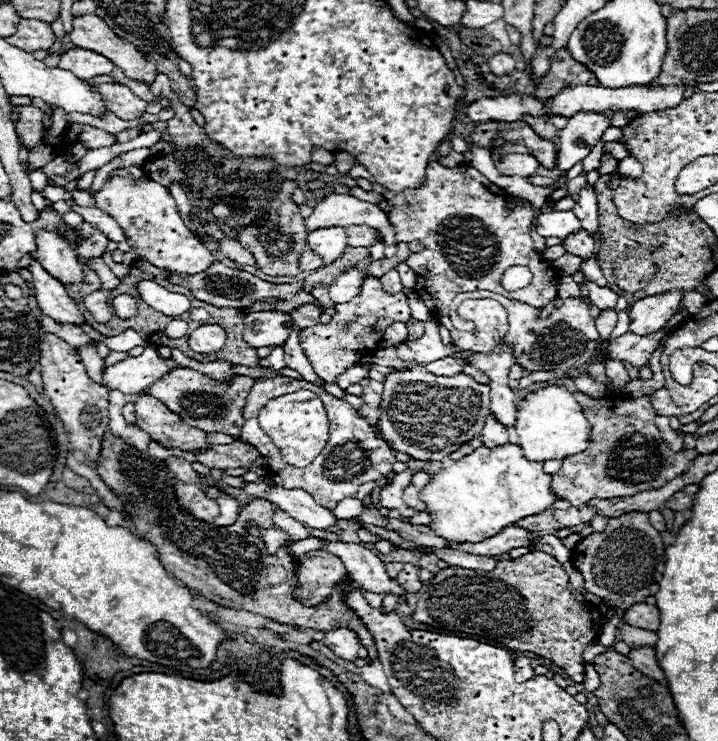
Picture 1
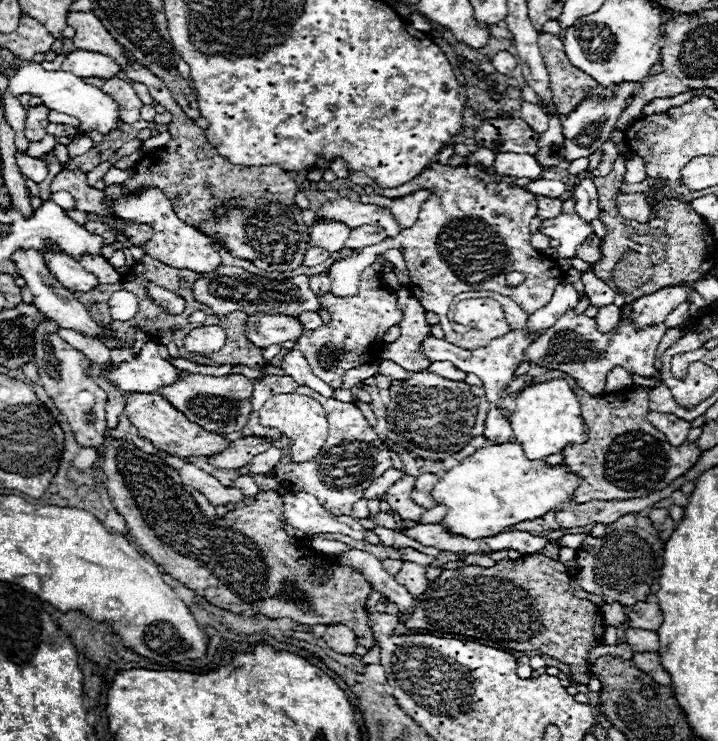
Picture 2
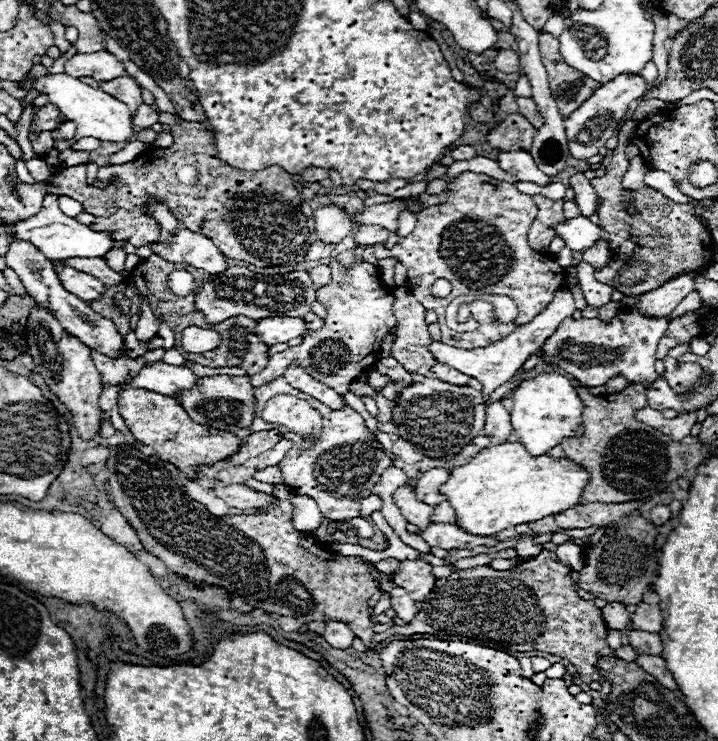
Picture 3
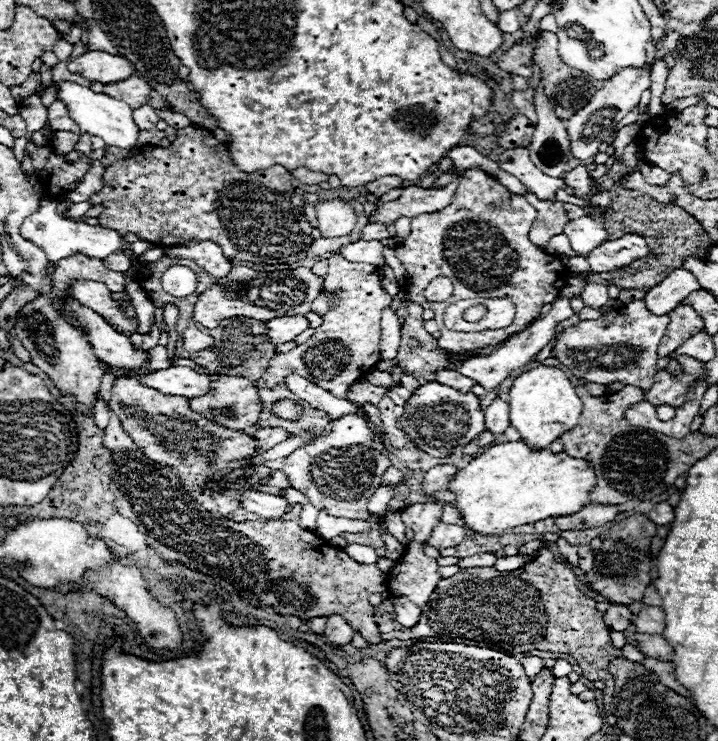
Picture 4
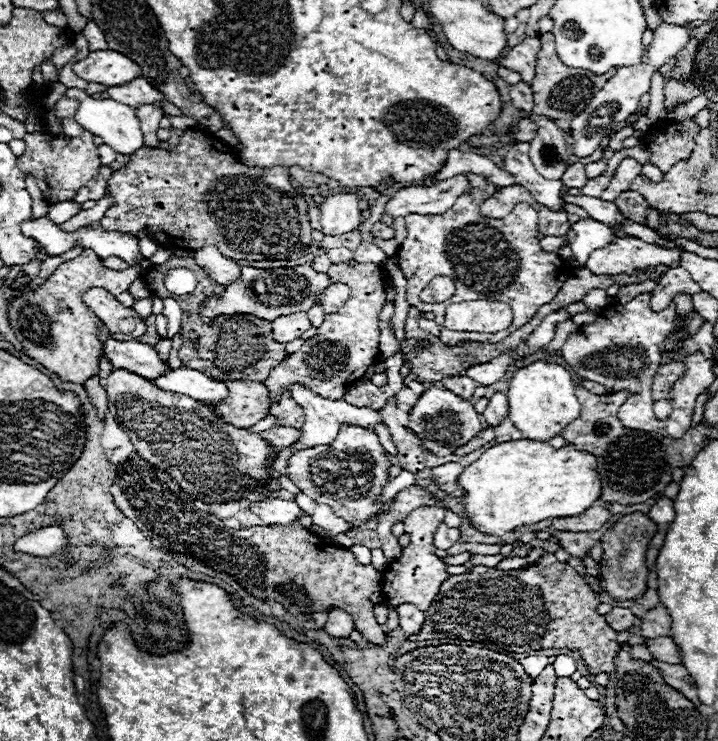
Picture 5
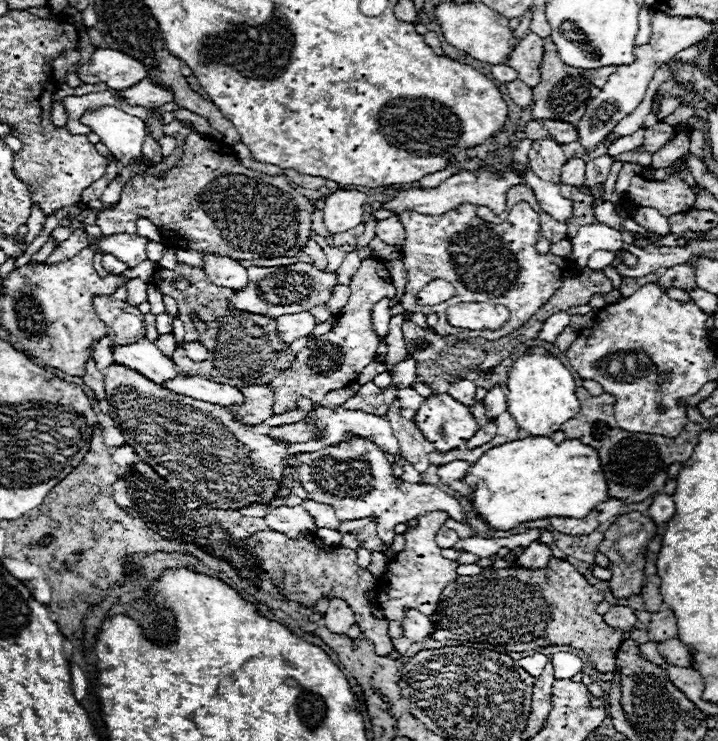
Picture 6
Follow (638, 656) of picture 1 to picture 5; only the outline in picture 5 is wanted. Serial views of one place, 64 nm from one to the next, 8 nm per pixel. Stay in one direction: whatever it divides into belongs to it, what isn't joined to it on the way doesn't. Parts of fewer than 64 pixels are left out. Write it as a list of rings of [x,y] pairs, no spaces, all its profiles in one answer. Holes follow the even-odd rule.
[[[652,660],[650,664],[662,672],[664,682],[668,686],[672,686],[674,690],[680,690],[680,694],[684,694],[690,702],[696,702],[696,708],[702,708],[702,704],[700,704],[700,700],[696,696],[696,690],[690,684],[690,676],[684,670],[684,666],[680,666],[680,664],[666,664],[666,662],[660,662],[660,660]]]

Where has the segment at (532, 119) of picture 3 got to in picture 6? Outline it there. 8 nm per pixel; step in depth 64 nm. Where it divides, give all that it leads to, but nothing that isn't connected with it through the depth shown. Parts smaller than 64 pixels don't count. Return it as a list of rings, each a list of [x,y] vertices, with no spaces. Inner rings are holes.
[[[514,80],[514,82],[508,82],[506,88],[508,88],[508,94],[516,106],[522,106],[522,108],[532,106],[532,88],[530,86],[526,86],[520,80]]]

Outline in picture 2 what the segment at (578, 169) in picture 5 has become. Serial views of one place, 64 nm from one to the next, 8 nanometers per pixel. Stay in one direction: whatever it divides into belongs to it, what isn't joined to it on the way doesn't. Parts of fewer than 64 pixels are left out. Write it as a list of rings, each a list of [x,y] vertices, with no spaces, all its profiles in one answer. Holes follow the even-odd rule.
[[[584,178],[576,184],[574,188],[574,200],[576,200],[576,214],[592,224],[592,220],[598,218],[598,192],[596,192],[596,186],[592,180]]]

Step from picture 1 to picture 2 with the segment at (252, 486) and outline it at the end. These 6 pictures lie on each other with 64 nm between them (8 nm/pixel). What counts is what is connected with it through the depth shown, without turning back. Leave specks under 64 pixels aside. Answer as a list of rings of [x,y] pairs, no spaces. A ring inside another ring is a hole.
[[[282,492],[284,500],[284,516],[286,520],[304,530],[306,534],[318,534],[318,532],[342,532],[356,540],[364,540],[366,528],[360,526],[358,520],[350,516],[336,518],[328,510],[324,510],[318,500],[312,494],[306,492]]]

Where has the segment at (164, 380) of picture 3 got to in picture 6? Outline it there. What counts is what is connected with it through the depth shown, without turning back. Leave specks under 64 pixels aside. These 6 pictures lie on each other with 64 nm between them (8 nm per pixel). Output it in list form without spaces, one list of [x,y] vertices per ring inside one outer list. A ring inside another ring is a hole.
[[[180,374],[180,376],[164,382],[162,386],[176,394],[192,396],[196,400],[212,402],[212,404],[220,404],[220,406],[234,406],[236,402],[244,402],[244,396],[234,386],[212,382],[212,380],[194,376],[194,374]]]

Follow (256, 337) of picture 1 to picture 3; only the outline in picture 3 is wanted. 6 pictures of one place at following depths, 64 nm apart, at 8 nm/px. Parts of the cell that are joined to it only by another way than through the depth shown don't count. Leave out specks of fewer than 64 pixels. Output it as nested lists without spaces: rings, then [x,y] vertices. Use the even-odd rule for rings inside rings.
[[[272,316],[262,318],[256,322],[256,336],[266,346],[288,342],[296,336],[306,334],[306,324],[302,318],[290,318],[290,316]]]

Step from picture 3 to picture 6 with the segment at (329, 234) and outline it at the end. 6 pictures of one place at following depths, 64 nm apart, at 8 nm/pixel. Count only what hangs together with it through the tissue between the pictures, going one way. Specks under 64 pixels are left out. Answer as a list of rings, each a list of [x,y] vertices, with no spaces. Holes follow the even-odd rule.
[[[336,190],[324,202],[324,224],[332,234],[346,232],[364,222],[366,194],[360,190]]]

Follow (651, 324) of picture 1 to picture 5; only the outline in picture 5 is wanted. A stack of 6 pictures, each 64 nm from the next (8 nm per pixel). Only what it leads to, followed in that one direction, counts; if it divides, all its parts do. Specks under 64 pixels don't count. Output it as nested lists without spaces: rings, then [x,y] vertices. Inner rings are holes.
[[[670,268],[656,284],[656,288],[650,292],[650,307],[652,310],[664,310],[668,304],[674,302],[676,294],[696,294],[700,292],[700,286],[692,280],[692,276],[682,268]]]

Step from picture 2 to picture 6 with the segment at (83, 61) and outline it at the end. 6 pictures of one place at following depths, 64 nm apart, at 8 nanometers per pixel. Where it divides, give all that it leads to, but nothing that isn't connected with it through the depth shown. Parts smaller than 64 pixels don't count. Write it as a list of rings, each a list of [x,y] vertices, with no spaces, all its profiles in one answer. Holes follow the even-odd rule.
[[[110,48],[94,50],[90,60],[78,66],[76,74],[86,84],[90,84],[90,74],[92,74],[96,76],[98,82],[104,82],[112,90],[124,90],[146,78],[142,62],[136,62],[136,58]]]

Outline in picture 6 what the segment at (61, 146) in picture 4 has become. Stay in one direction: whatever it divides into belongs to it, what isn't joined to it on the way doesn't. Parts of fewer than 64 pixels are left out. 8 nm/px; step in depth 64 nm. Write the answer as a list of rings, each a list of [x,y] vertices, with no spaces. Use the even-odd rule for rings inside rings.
[[[102,106],[86,110],[80,122],[100,136],[102,144],[110,148],[116,160],[130,164],[142,154],[146,124],[140,118],[126,114],[116,106]]]

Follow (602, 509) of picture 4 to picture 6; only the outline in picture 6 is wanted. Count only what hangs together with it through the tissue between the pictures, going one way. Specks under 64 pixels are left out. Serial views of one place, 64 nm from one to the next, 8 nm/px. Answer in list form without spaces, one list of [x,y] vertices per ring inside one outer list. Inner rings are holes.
[[[592,510],[584,518],[550,518],[550,524],[554,530],[564,534],[590,534],[600,526],[598,510]]]

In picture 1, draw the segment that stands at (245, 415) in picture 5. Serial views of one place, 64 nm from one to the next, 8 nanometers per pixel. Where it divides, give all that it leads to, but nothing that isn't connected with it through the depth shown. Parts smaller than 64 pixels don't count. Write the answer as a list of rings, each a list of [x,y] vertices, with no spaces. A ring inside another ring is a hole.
[[[174,368],[164,378],[156,380],[152,386],[144,388],[142,394],[158,398],[160,402],[164,402],[168,406],[168,410],[172,410],[174,414],[180,414],[180,418],[184,418],[184,422],[188,422],[190,426],[196,426],[204,432],[222,432],[228,436],[240,436],[240,428],[244,424],[242,408],[244,408],[246,396],[250,394],[254,382],[256,382],[254,378],[236,376],[234,384],[226,386],[196,370]]]

